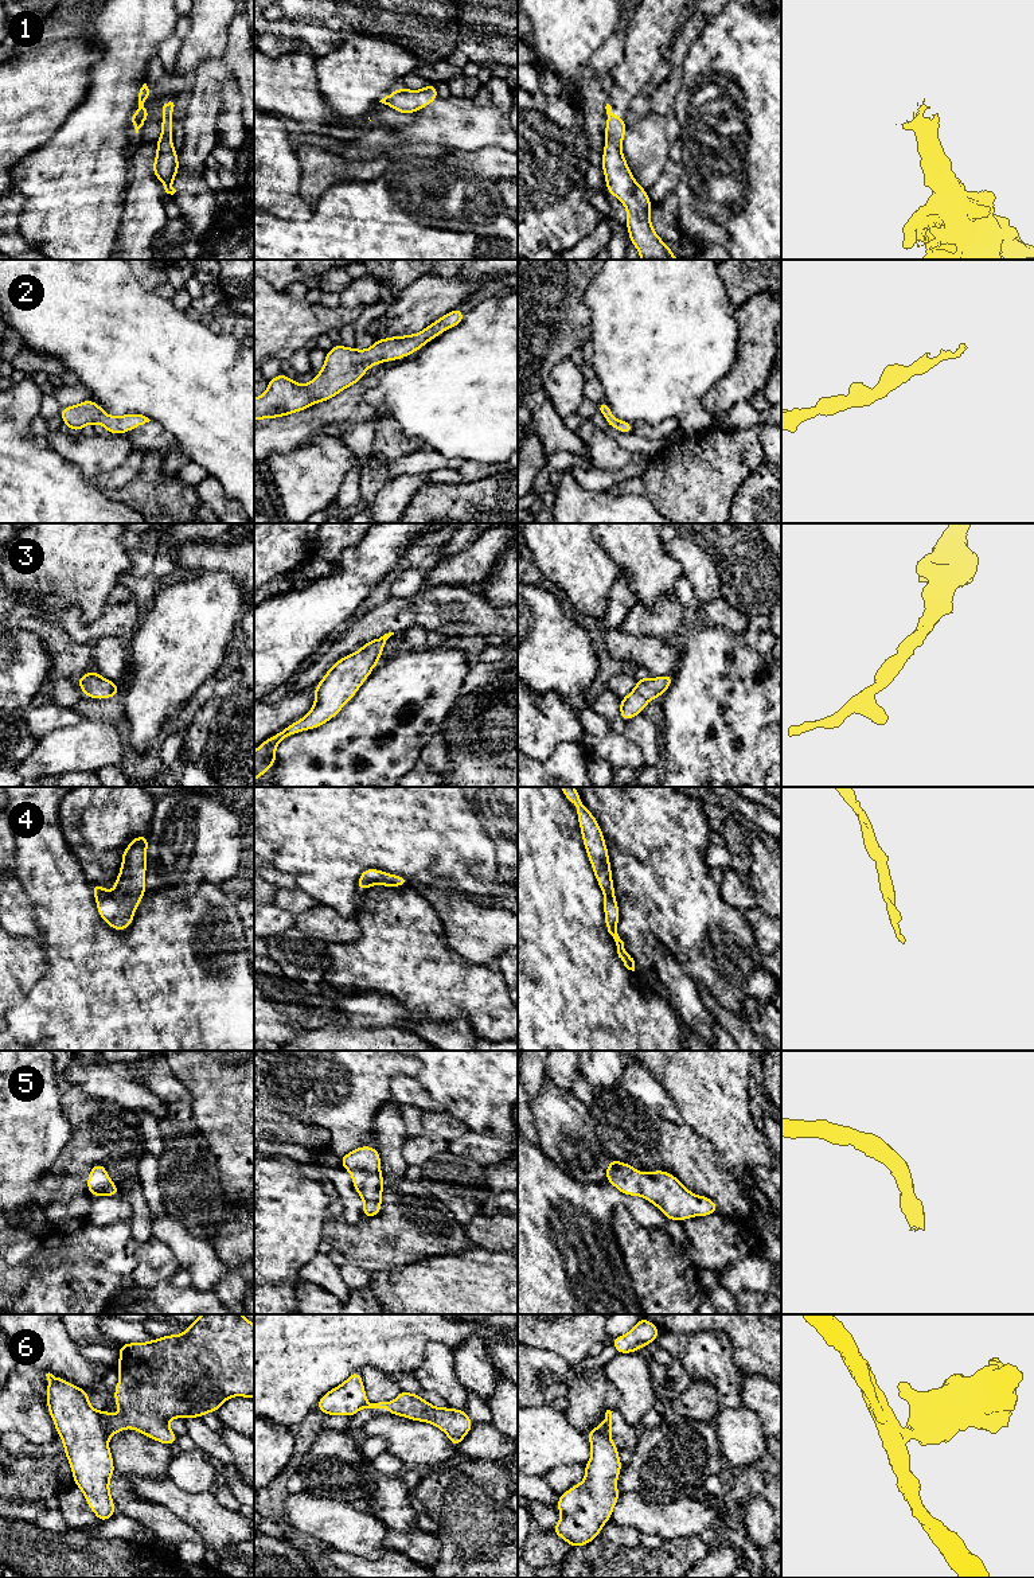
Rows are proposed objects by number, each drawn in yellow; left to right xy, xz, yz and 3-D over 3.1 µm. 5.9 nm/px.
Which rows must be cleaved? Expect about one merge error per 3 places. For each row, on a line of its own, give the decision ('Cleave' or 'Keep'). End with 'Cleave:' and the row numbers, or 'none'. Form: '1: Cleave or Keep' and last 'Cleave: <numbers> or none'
1: Keep
2: Keep
3: Keep
4: Keep
5: Keep
6: Cleave
Cleave: 6

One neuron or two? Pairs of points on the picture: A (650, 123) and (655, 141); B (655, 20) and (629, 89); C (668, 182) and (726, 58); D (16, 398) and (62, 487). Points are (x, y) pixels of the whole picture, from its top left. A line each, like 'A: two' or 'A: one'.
A: one
B: one
C: two
D: one

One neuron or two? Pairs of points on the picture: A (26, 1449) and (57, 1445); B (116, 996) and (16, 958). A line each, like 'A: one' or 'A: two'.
A: one
B: two

